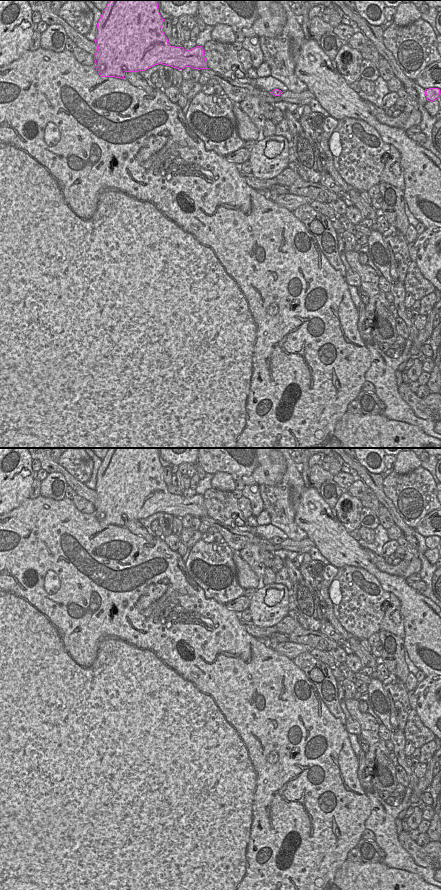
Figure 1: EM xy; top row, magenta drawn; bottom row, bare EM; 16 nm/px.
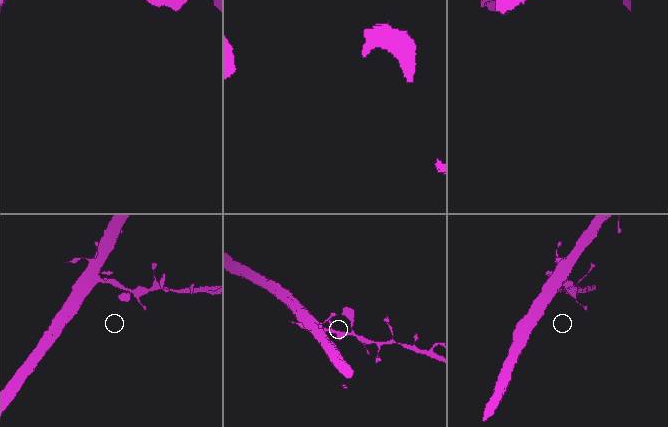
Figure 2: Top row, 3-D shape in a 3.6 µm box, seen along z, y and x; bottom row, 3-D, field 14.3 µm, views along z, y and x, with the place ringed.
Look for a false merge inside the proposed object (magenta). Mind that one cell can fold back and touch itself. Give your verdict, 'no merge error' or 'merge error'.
no merge error

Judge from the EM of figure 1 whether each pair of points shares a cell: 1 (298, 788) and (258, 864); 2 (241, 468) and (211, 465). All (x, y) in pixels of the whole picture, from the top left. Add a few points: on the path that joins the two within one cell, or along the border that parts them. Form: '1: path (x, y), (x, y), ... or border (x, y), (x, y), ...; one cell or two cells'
1: path (277, 802), (273, 806), (271, 823), (252, 843); one cell
2: path (234, 465), (218, 465); one cell

